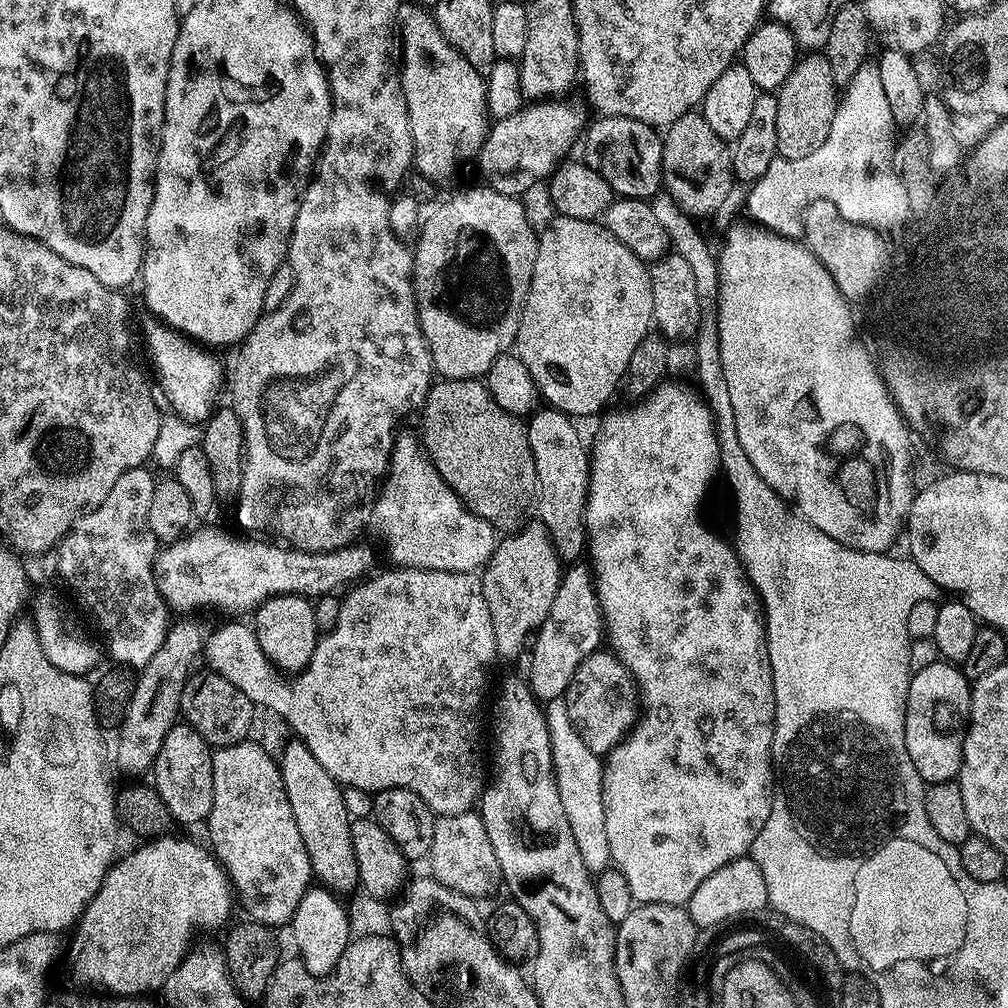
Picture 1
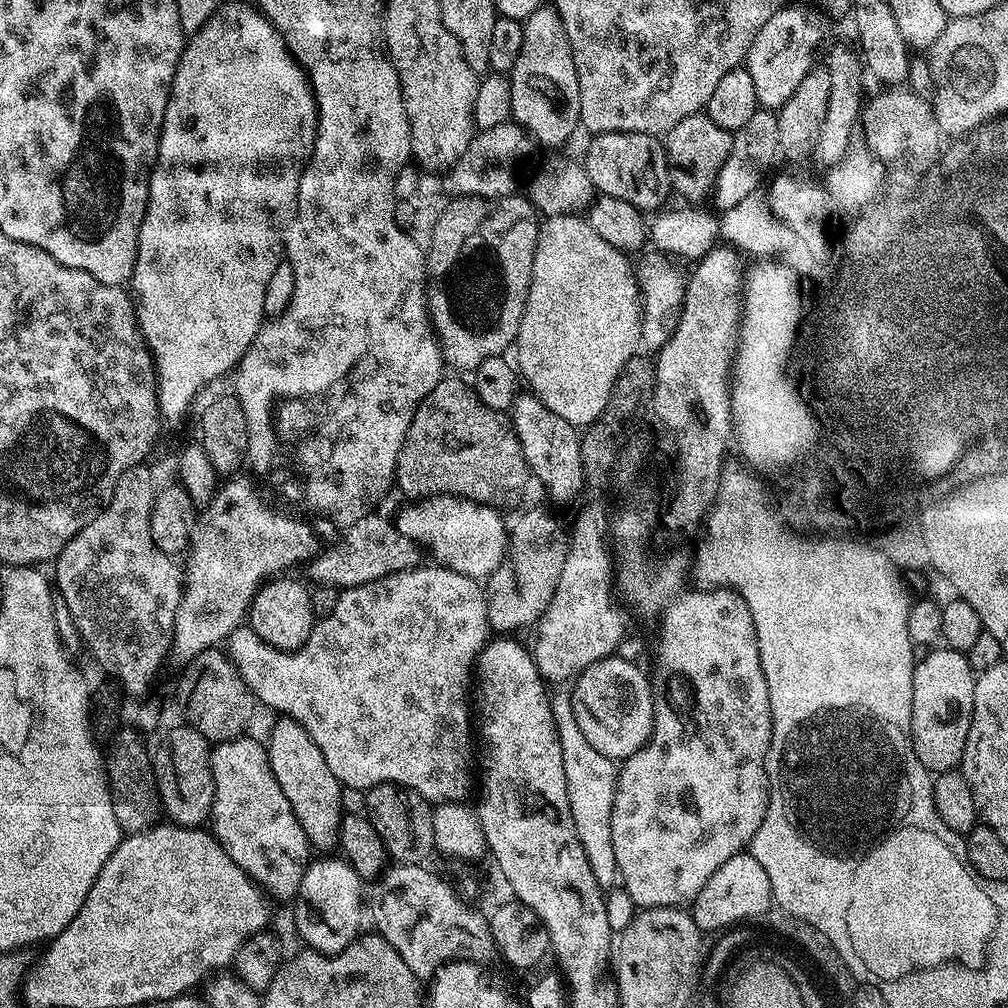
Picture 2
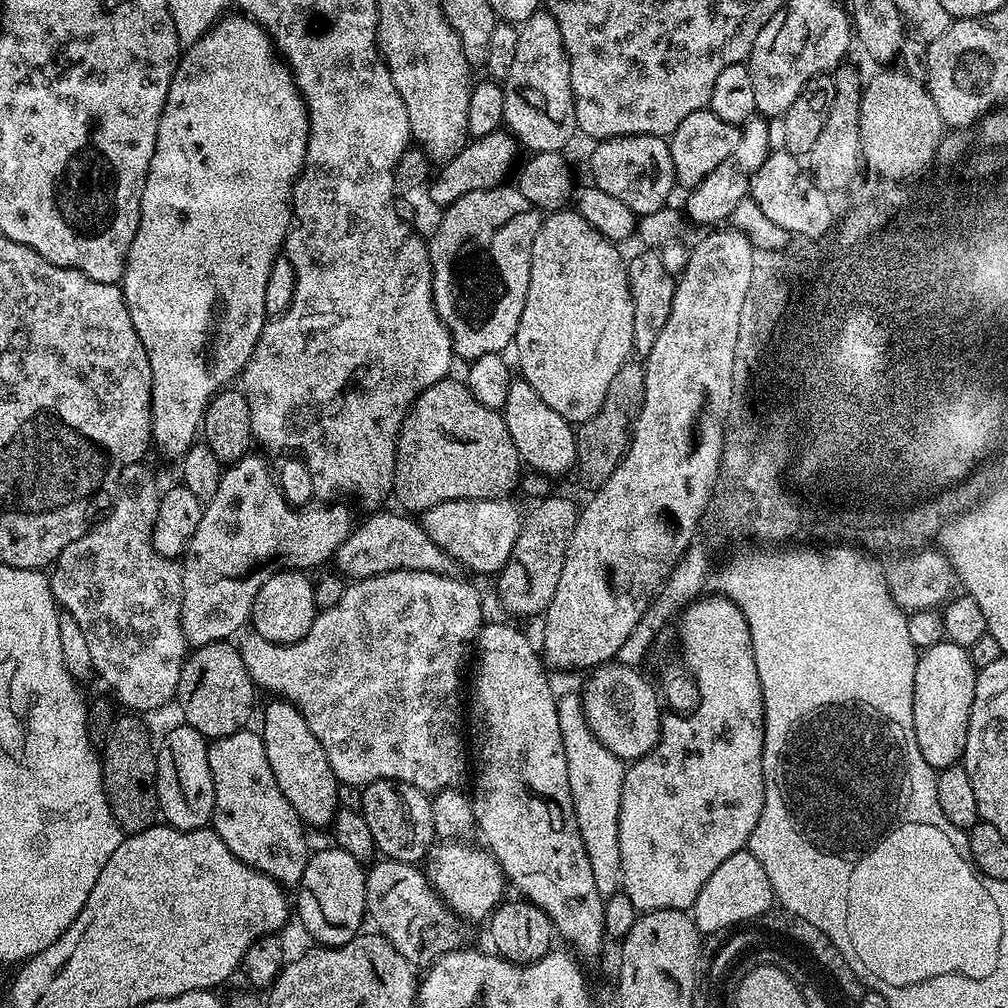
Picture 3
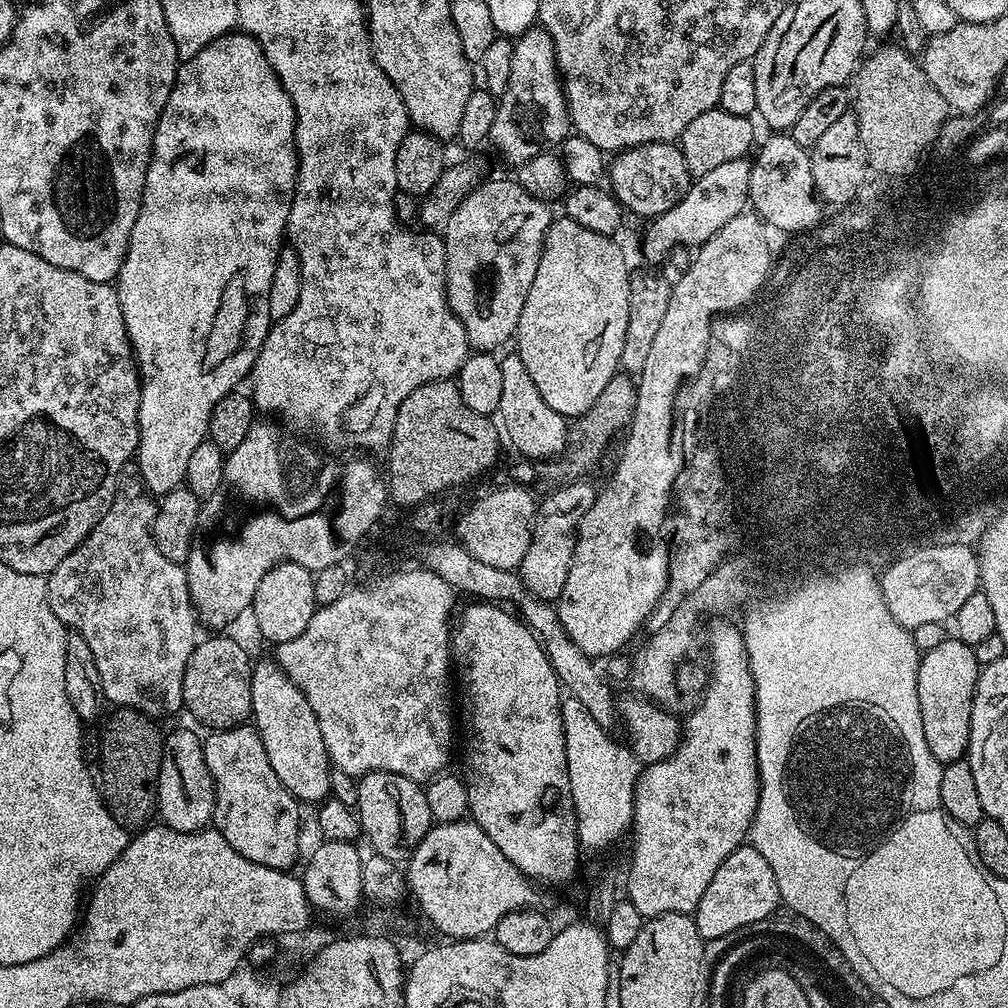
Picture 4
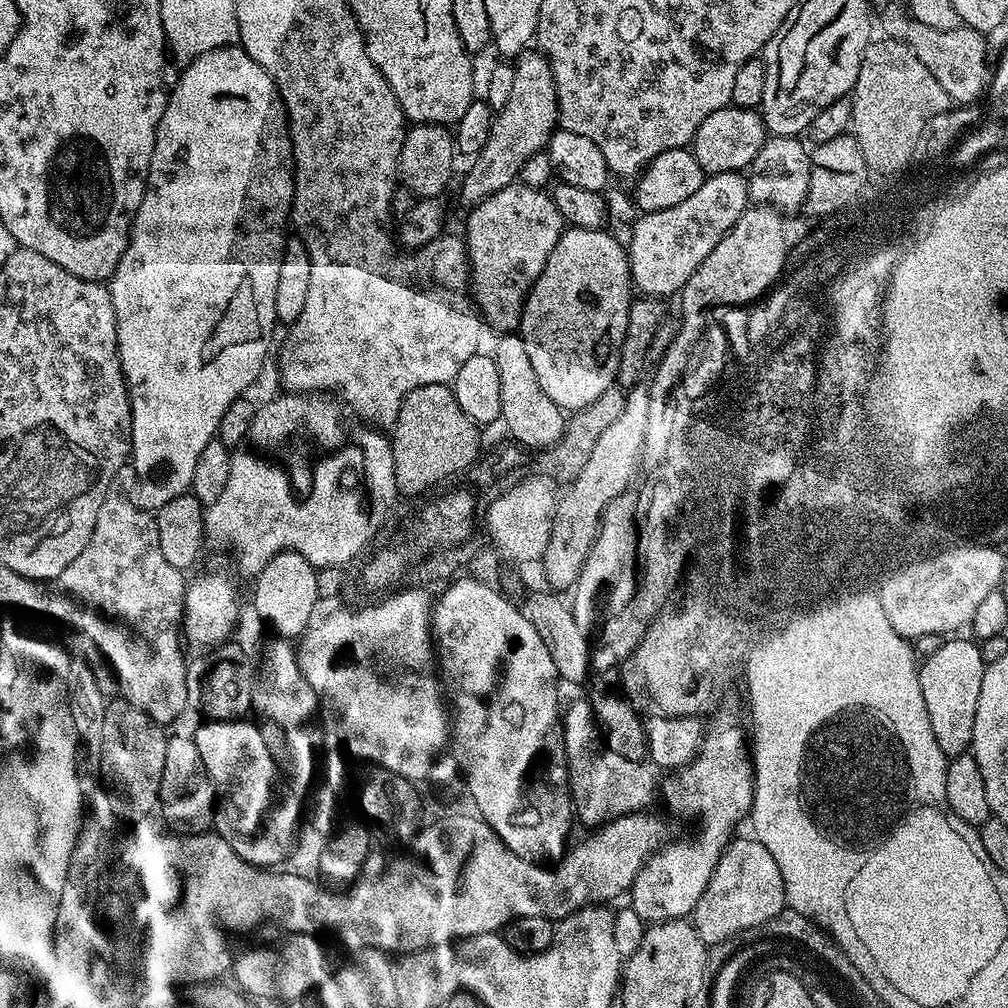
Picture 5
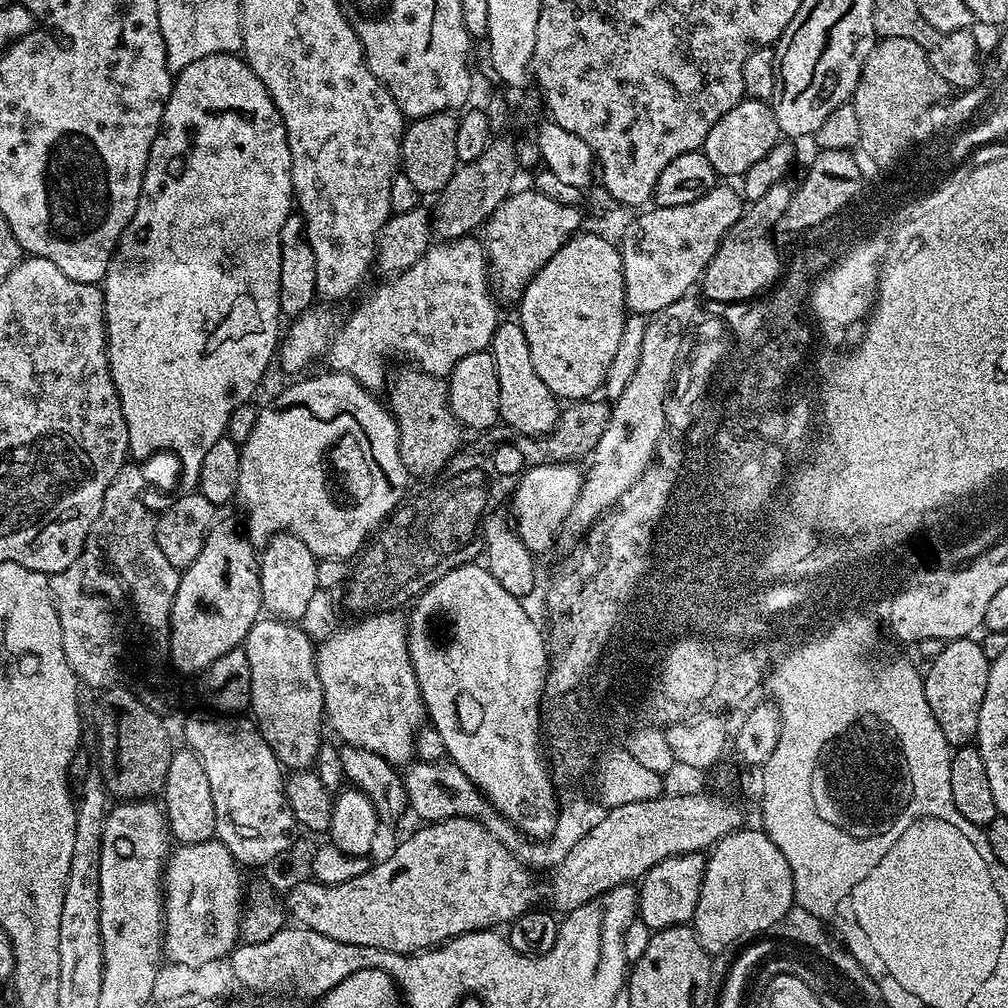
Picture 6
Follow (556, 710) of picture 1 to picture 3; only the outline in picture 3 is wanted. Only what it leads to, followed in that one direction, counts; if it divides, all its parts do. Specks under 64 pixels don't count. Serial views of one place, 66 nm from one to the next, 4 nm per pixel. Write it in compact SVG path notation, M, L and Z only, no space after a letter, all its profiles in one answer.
M575 691L561 695L556 701L556 709L558 730L562 730L562 746L566 746L566 774L570 774L570 794L574 814L578 818L578 830L582 834L582 846L586 846L598 894L605 898L615 896L624 883L622 854L618 850L618 810L622 802L626 764L606 746L602 746L600 739L592 733Z

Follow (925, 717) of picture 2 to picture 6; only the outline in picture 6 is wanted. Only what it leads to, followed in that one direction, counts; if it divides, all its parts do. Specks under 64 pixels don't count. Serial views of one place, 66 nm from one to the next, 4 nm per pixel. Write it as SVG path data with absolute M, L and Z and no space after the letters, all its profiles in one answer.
M975 639L950 640L945 643L942 654L938 654L927 665L928 673L926 671L923 673L926 702L930 702L930 714L934 714L942 734L946 736L946 742L953 749L971 745L976 739L978 710L982 710L982 698L986 698L986 678L988 677L989 663L986 654L982 654L982 646Z

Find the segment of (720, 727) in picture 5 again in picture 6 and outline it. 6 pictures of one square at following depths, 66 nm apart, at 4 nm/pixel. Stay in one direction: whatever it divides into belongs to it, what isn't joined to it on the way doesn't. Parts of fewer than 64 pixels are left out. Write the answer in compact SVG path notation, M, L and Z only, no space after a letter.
M699 852L671 856L647 872L638 884L638 918L648 928L679 928L687 925L696 913L700 887L704 881L706 860Z

